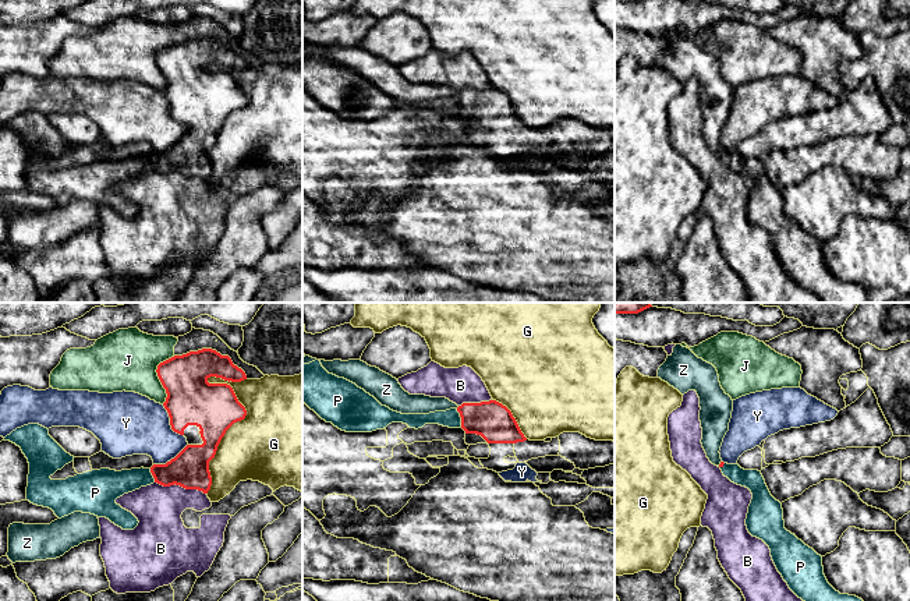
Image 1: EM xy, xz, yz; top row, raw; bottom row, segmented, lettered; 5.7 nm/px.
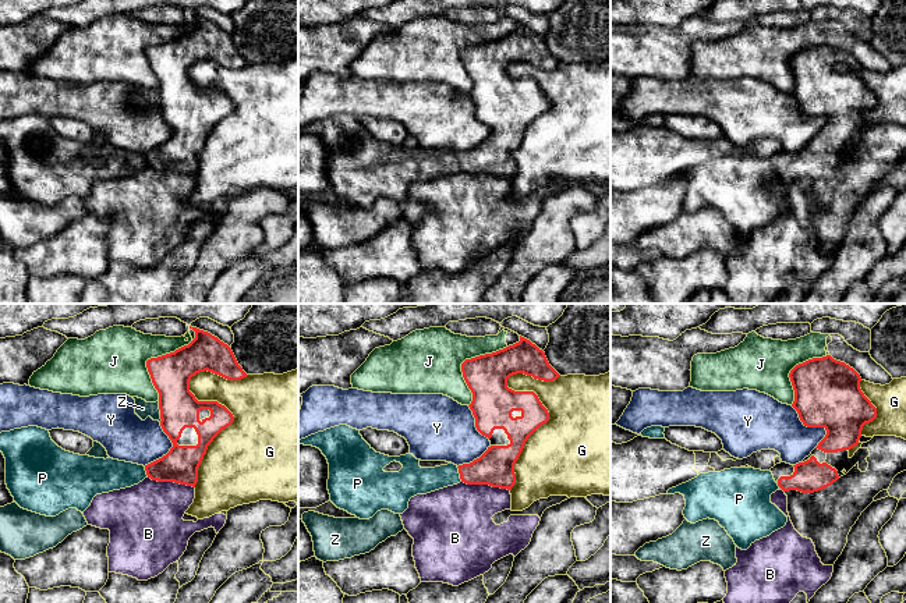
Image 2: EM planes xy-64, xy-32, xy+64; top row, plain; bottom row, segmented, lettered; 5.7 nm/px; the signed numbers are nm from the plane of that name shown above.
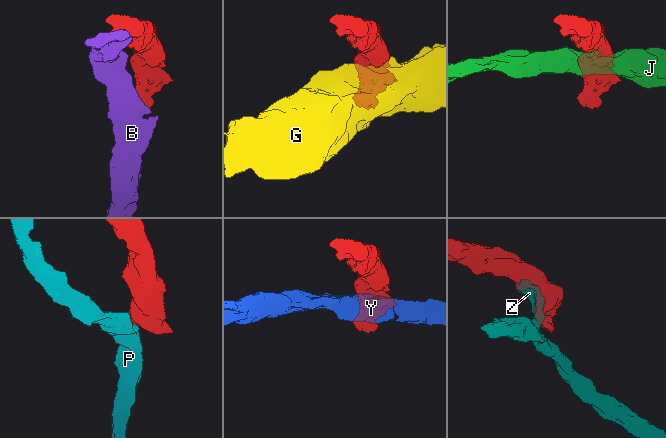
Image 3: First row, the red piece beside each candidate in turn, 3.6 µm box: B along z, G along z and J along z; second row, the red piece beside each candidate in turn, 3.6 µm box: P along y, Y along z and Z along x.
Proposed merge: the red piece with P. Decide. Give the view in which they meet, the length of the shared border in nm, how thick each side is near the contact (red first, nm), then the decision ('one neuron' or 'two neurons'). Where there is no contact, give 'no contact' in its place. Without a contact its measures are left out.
xz | 110 nm | 220/100 nm | two neurons

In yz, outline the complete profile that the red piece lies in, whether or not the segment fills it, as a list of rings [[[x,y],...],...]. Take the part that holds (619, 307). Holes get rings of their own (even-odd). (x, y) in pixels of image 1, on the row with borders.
[[[615,303],[615,314],[638,314],[649,307],[651,303]]]

